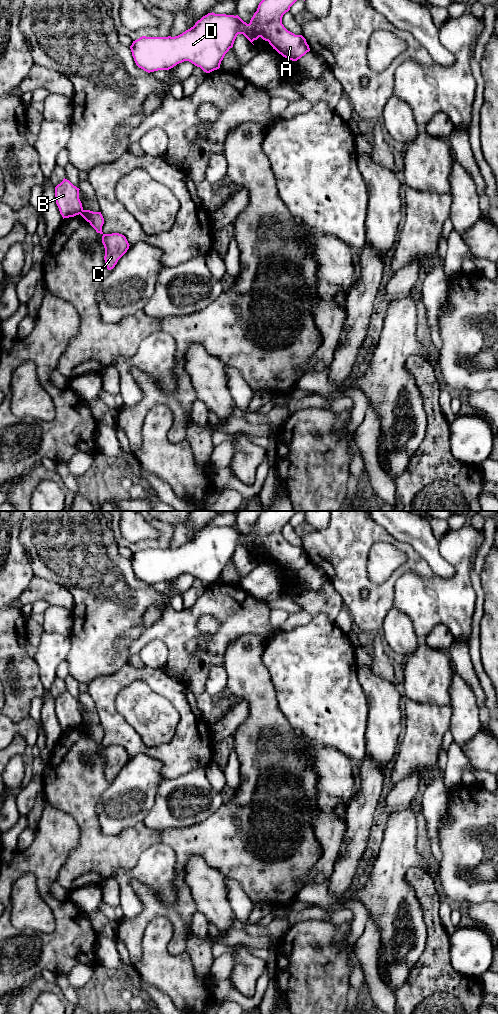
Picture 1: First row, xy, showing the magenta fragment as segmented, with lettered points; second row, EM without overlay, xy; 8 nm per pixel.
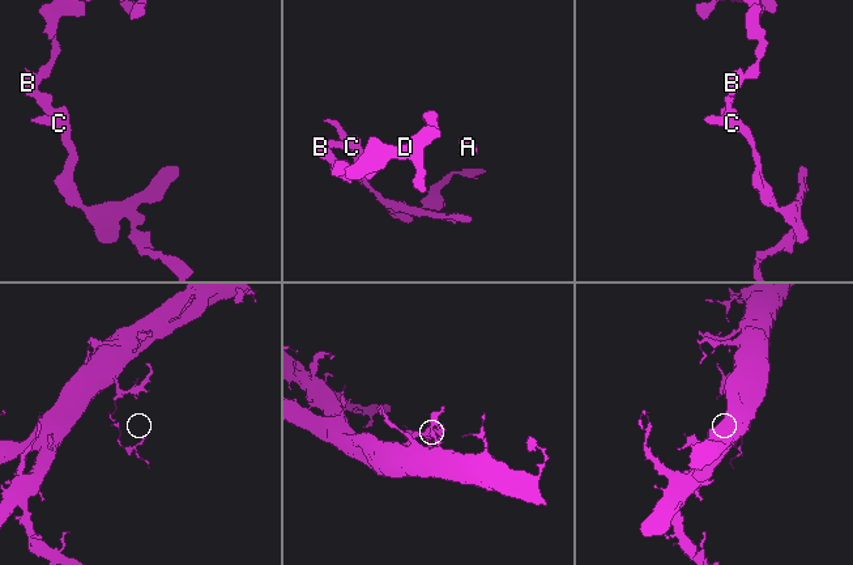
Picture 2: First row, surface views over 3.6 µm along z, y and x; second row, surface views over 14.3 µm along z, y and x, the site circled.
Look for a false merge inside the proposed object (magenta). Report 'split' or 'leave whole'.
split

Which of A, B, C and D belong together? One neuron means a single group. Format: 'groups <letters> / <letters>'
groups A B D / C

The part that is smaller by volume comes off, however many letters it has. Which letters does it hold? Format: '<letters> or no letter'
C

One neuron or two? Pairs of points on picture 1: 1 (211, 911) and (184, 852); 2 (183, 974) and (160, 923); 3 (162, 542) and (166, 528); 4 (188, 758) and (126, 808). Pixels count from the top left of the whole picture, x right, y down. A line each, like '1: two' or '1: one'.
1: two
2: one
3: one
4: two

